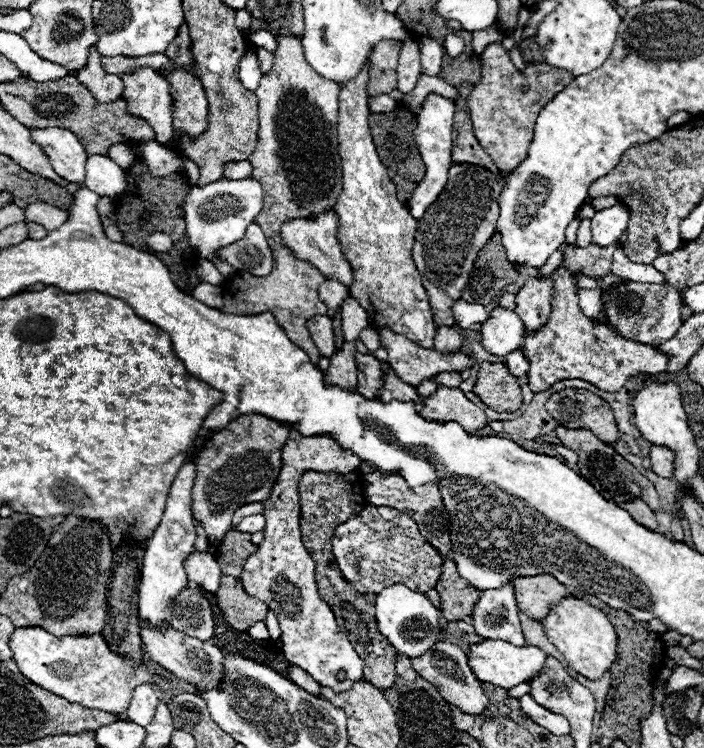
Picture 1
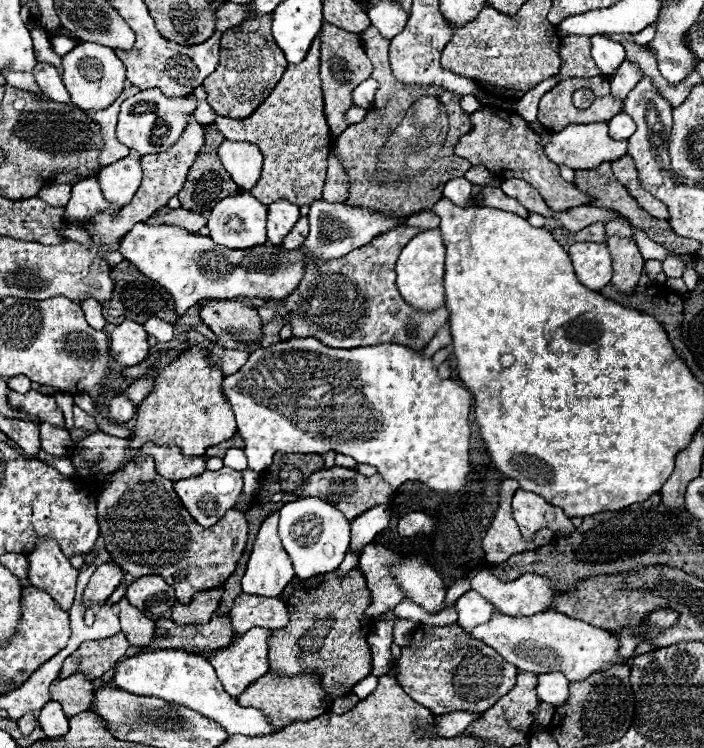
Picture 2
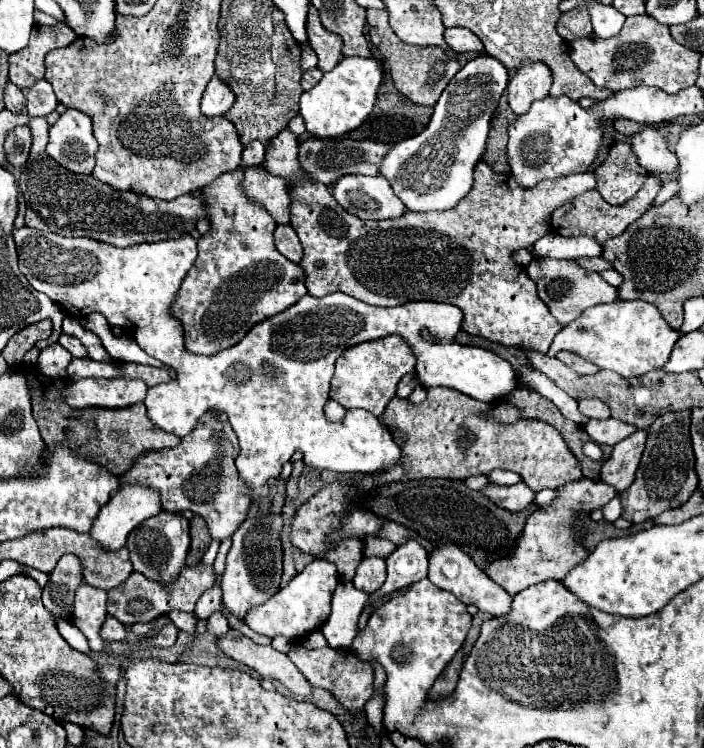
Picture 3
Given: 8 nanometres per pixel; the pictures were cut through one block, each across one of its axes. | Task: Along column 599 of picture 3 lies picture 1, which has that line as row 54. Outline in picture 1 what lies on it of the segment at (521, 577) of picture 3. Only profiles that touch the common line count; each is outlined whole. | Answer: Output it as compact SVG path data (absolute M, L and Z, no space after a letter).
M498 42L486 46L480 58L482 74L480 82L468 96L468 108L472 114L476 140L482 144L486 152L490 152L490 158L502 172L502 178L506 178L520 166L520 162L528 154L528 144L532 142L532 130L538 112L562 88L566 88L574 80L574 76L568 70L554 68L546 62L528 64L524 70L518 70L510 60L510 54Z

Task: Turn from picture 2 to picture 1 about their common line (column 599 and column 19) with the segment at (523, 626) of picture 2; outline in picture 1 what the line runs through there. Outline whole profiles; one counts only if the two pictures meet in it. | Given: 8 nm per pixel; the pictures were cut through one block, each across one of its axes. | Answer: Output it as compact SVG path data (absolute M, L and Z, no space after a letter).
M26 626L12 632L8 646L14 654L12 660L28 680L84 708L124 714L130 704L132 690L138 684L150 682L148 670L144 666L134 666L134 662L126 656L110 652L102 634L82 638L56 638L38 626Z

